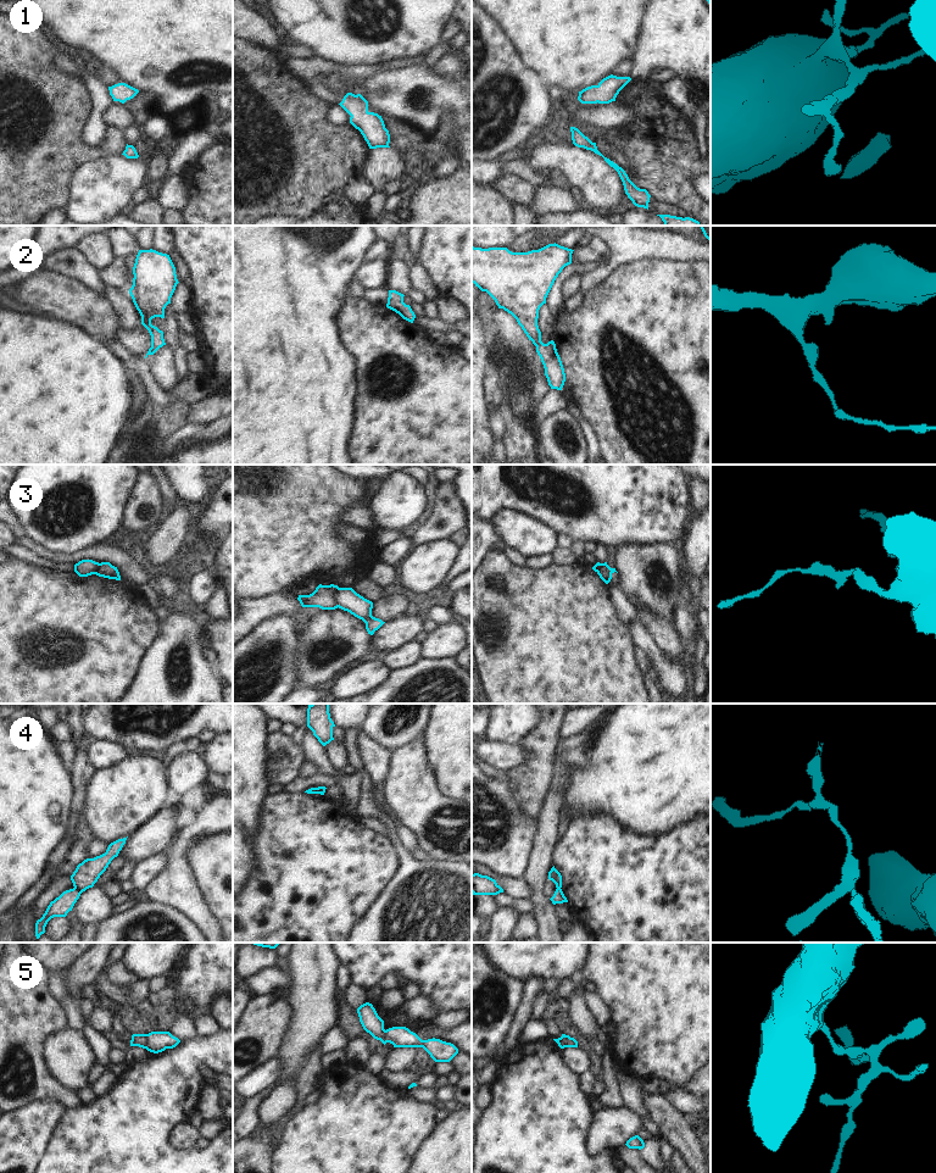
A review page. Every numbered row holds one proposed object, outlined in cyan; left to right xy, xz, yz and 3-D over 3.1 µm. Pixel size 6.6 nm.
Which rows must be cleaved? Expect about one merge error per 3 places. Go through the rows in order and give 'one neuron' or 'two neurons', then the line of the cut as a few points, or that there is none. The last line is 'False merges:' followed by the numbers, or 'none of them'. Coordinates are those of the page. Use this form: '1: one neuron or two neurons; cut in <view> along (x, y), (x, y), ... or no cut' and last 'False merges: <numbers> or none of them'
1: one neuron; no cut
2: one neuron; no cut
3: two neurons; cut in xz along (339, 588), (334, 596), (336, 606)
4: two neurons; cut in xy along (73, 888), (81, 893)
5: two neurons; cut in xy along (144, 1034), (146, 1048)
False merges: 3, 4, 5

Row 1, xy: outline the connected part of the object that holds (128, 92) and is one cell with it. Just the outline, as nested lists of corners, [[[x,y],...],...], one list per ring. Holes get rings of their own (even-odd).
[[[118,83],[112,87],[108,87],[108,90],[113,101],[119,101],[122,104],[124,104],[127,100],[133,99],[139,93],[138,89],[126,83]]]

